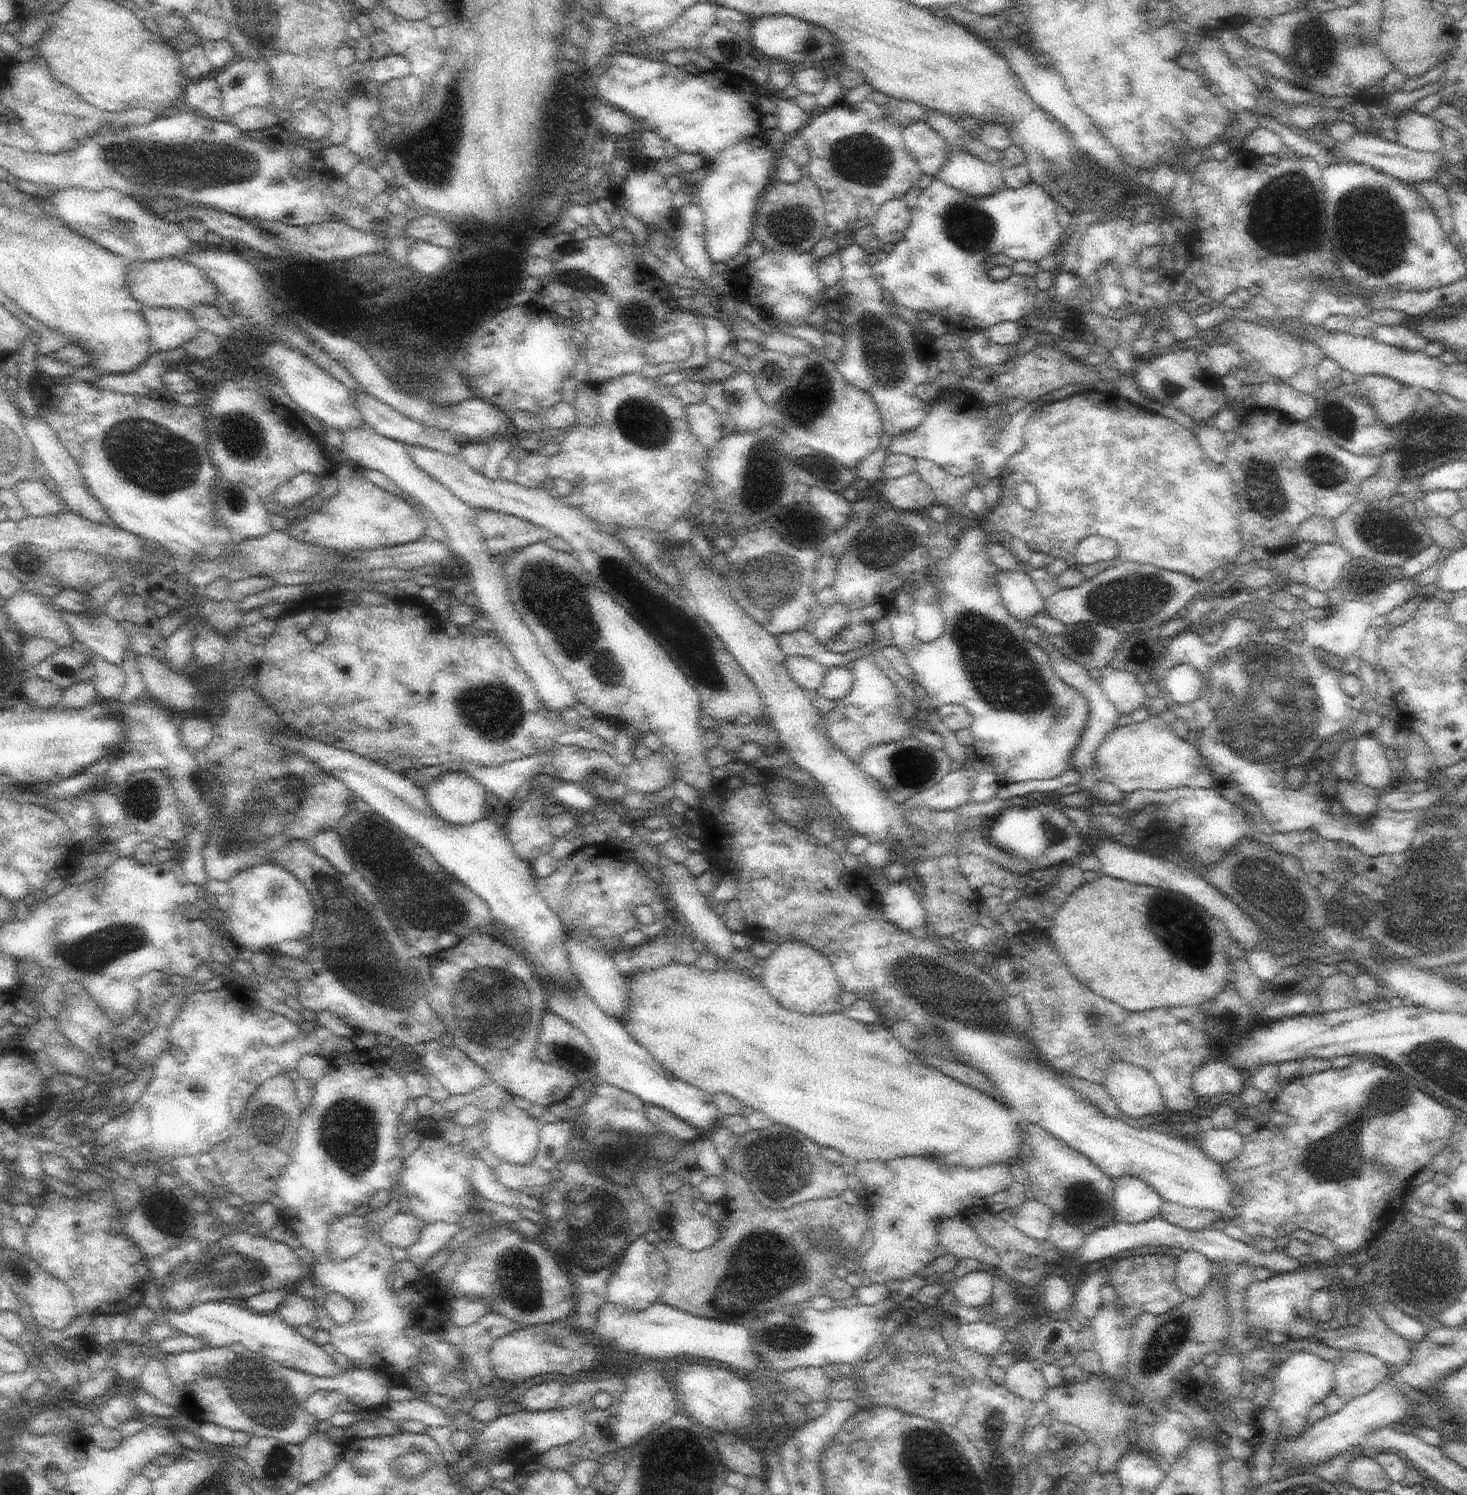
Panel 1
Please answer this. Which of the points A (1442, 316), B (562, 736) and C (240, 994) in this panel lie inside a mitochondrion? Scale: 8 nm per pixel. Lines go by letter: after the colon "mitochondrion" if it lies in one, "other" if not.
A: other
B: other
C: other

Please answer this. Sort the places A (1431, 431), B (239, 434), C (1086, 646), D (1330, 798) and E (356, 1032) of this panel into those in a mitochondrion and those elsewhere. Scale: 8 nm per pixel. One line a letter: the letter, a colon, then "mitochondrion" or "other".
A: mitochondrion
B: mitochondrion
C: other
D: other
E: other

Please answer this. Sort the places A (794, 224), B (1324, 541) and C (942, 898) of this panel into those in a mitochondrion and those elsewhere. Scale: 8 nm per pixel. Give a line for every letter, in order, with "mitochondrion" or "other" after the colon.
A: mitochondrion
B: other
C: other

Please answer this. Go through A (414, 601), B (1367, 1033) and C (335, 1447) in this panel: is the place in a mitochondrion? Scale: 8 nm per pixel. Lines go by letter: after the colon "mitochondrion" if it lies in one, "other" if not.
A: other
B: other
C: other

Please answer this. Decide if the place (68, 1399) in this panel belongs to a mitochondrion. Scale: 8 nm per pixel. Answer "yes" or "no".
no

